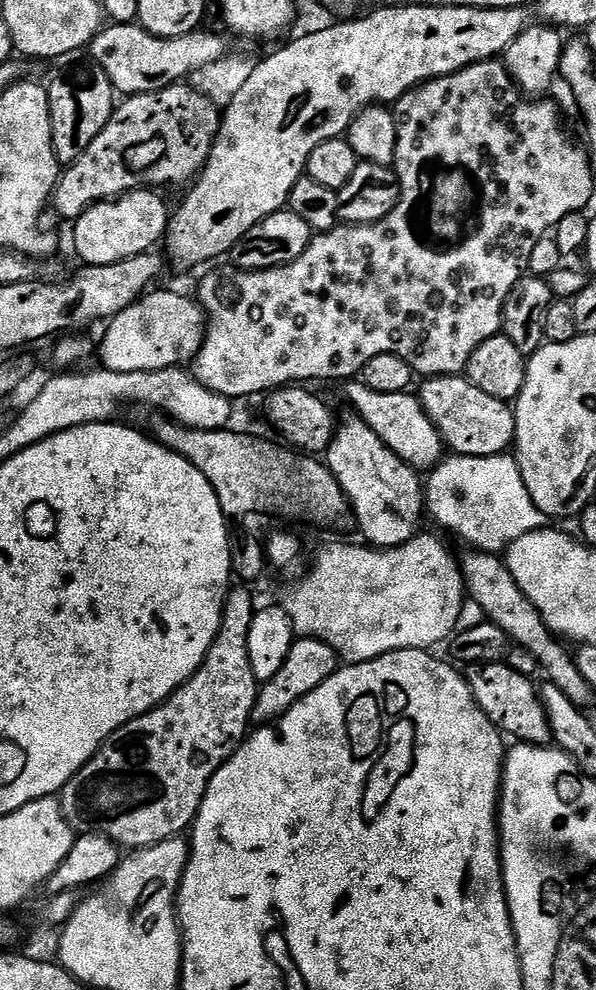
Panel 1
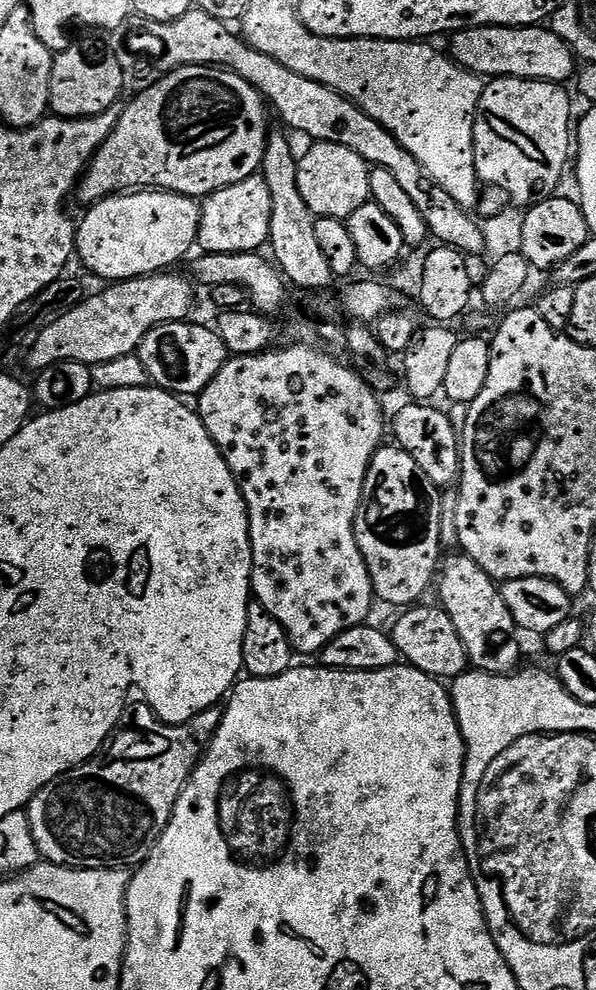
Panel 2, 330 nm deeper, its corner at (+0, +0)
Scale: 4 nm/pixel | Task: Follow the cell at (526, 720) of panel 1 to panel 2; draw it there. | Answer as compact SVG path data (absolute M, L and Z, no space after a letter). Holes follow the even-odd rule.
M412 606L407 610L401 611L396 620L396 625L390 628L390 635L397 653L412 667L422 670L427 676L434 676L441 682L451 682L457 676L469 671L468 655L466 646L462 646L462 638L458 638L458 630L454 630L454 622L450 622L450 614L439 606L433 608L420 608L424 606Z

